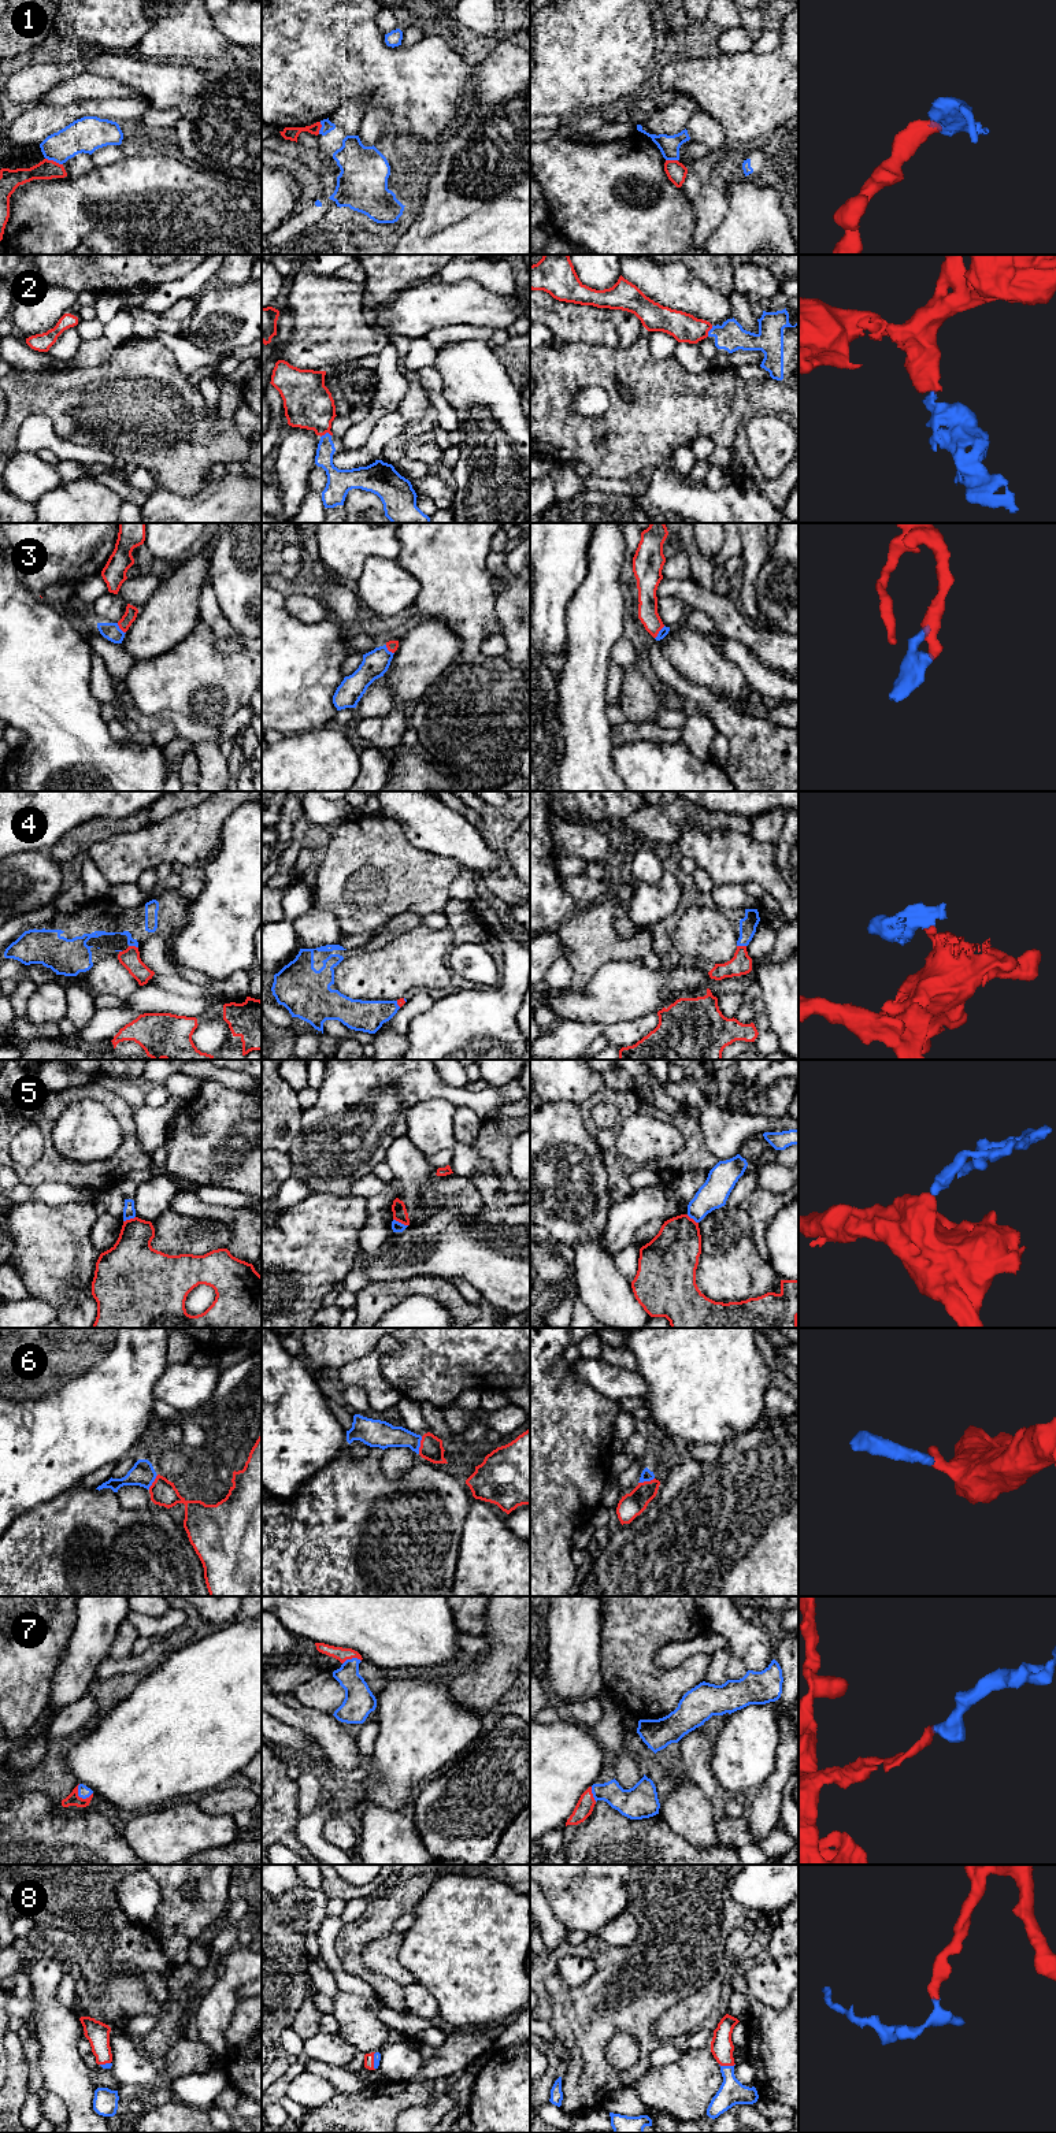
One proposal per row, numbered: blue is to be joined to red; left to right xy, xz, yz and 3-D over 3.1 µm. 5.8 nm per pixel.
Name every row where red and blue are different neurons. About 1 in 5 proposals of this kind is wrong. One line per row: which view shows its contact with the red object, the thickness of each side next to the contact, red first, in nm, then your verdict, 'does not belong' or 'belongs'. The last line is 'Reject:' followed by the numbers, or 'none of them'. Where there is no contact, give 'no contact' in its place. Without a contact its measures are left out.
1: meets red in xy; 110 nm thick on the red side, 200 nm on the other; does not belong
2: meets red in xz; 280 nm thick on the red side, 100 nm on the other; belongs
3: meets red in yz; 120 nm thick on the red side, 50 nm on the other; belongs
4: meets red in xy; 110 nm thick on the red side, 50 nm on the other; belongs
5: meets red in xz; 90 nm thick on the red side, 60 nm on the other; does not belong
6: meets red in xz; 130 nm thick on the red side, 160 nm on the other; belongs
7: meets red in xy; 80 nm thick on the red side, 70 nm on the other; belongs
8: meets red in yz; 130 nm thick on the red side, 150 nm on the other; belongs
Reject: 1, 5

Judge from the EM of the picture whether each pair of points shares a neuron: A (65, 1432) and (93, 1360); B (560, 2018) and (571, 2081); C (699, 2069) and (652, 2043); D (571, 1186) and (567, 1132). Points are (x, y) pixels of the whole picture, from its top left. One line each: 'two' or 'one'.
A: one
B: one
C: two
D: one

